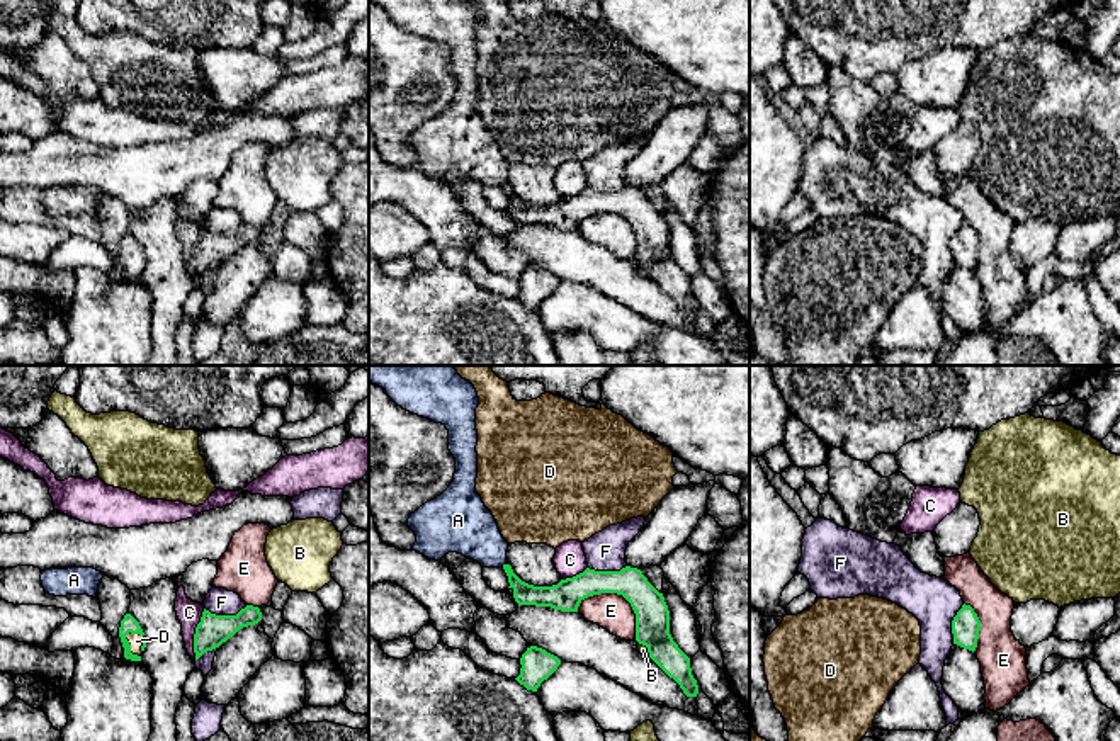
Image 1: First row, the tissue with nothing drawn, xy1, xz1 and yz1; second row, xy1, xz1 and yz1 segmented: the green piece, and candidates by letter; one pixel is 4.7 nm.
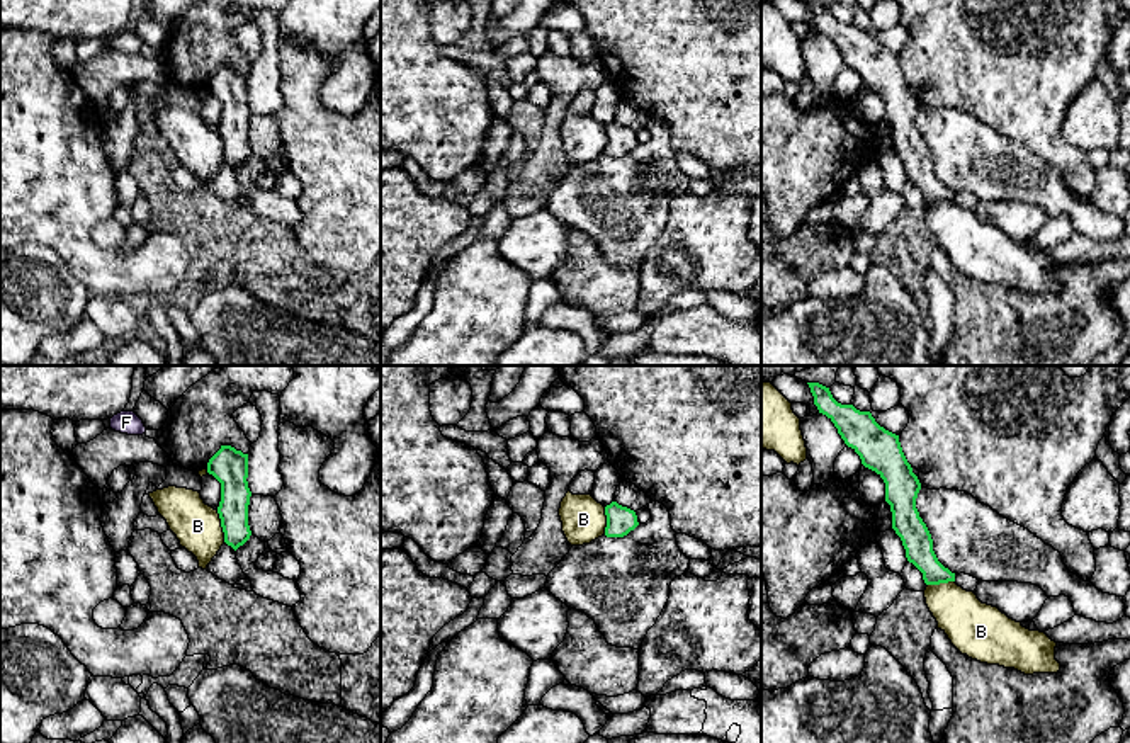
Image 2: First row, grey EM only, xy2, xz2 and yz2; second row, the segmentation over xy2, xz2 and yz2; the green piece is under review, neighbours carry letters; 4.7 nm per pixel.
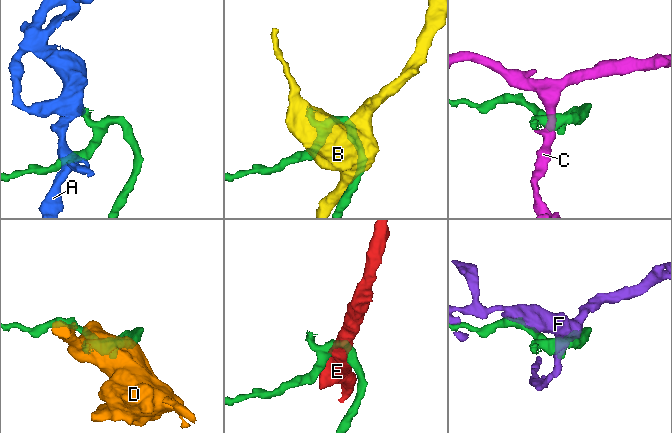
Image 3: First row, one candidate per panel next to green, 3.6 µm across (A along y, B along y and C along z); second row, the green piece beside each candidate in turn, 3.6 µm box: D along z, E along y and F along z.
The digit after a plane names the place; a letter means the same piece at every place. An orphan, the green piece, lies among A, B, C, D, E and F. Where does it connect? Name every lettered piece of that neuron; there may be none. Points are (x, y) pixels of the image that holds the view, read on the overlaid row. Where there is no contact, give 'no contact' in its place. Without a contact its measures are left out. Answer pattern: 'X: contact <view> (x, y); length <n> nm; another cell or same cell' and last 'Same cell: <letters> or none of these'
A: contact xz1 (503, 565); length 30 nm; another cell
B: contact xy2 (221, 526); length 160 nm; another cell
C: contact xy1 (194, 634); length 240 nm; another cell
D: contact xy1 (130, 646); length 140 nm; same cell
E: contact xz1 (622, 595); length 320 nm; another cell
F: contact xy1 (225, 616); length 200 nm; another cell
Same cell: D

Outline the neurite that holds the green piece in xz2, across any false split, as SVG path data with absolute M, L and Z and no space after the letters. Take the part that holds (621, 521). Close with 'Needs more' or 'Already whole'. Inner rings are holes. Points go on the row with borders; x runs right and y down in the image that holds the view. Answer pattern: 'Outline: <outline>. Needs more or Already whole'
Outline: M612 502L610 505L605 507L605 515L607 537L624 537L639 525L636 512L619 505L617 502Z. Already whole

